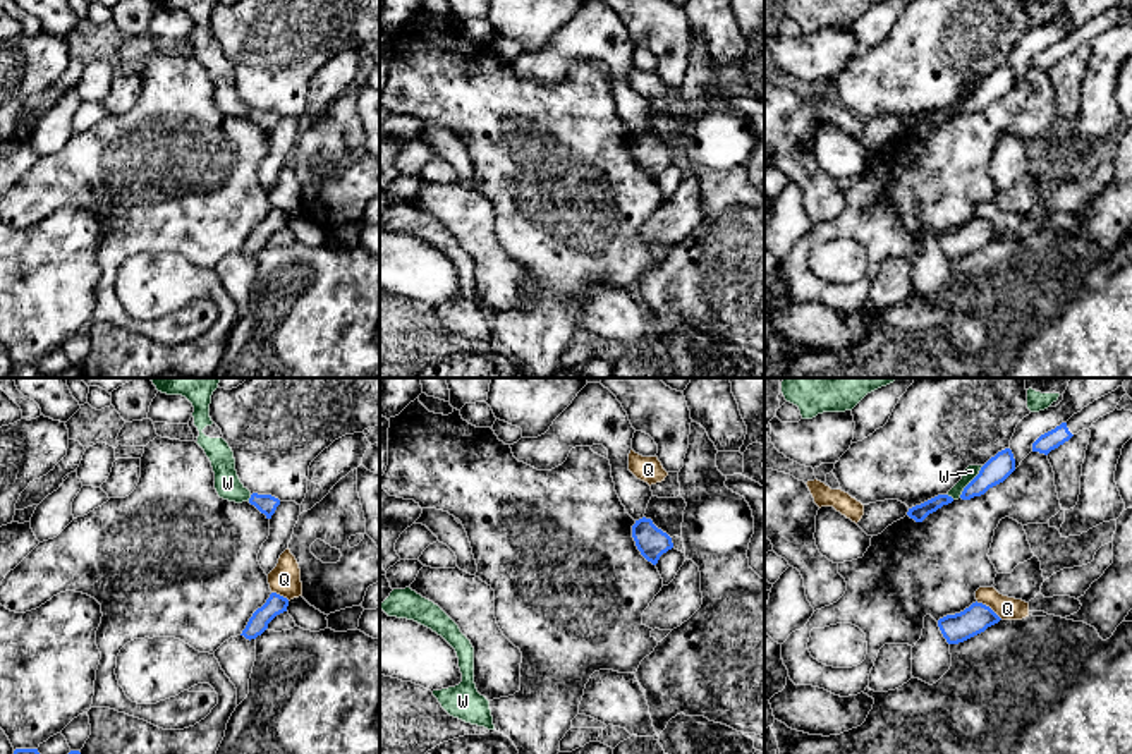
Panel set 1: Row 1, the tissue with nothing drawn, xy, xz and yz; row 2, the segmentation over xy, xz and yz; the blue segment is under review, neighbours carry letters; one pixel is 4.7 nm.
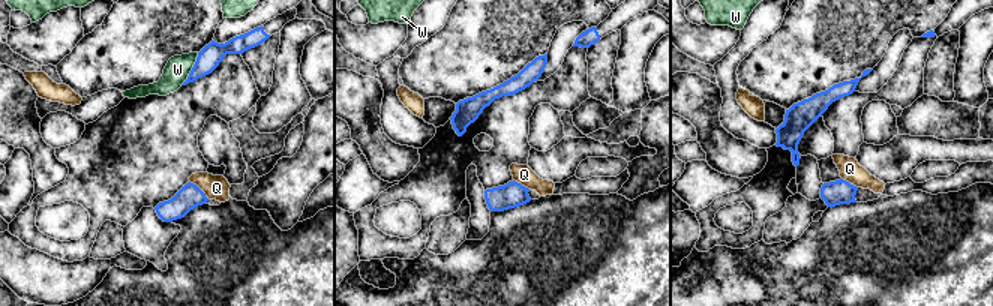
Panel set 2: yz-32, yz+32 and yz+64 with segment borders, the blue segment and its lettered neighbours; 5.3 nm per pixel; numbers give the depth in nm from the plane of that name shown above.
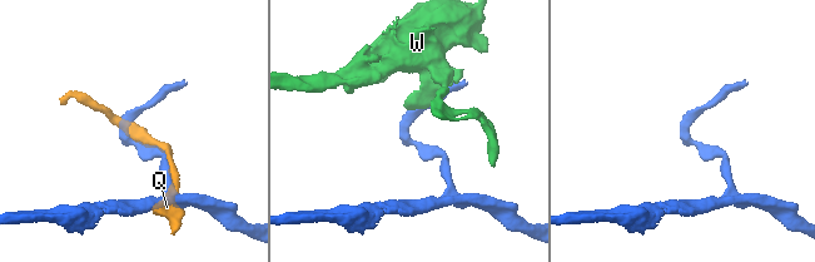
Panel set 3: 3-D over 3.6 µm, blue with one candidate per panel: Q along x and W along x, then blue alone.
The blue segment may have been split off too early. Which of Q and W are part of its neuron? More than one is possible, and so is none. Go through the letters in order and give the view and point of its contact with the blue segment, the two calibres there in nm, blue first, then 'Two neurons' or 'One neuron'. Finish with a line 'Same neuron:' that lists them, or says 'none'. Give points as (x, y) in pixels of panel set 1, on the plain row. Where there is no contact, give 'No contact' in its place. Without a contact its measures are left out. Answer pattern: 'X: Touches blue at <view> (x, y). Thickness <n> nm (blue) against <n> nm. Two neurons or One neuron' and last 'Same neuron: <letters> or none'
Q: Touches blue at yz (988, 222). Thickness 140 nm (blue) against 110 nm. Two neurons
W: Touches blue at yz (971, 97). Thickness 120 nm (blue) against 60 nm. Two neurons
Same neuron: none

